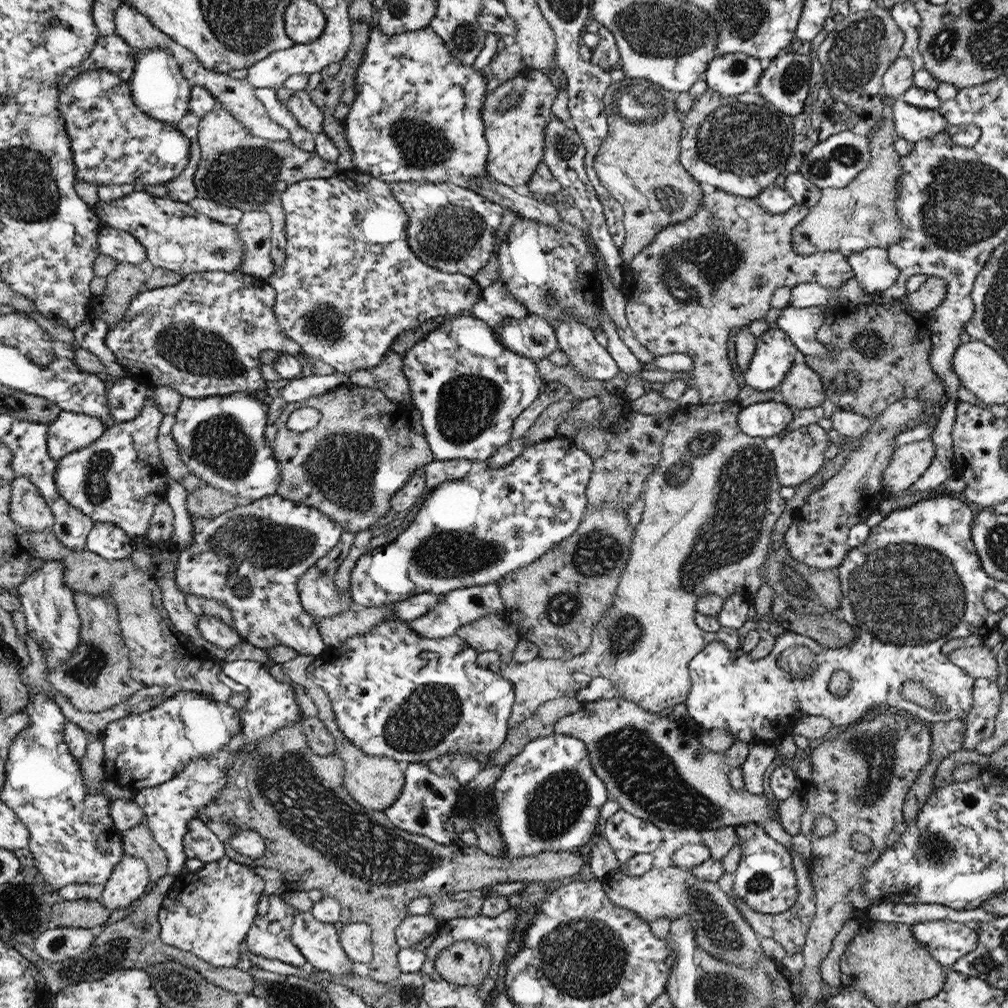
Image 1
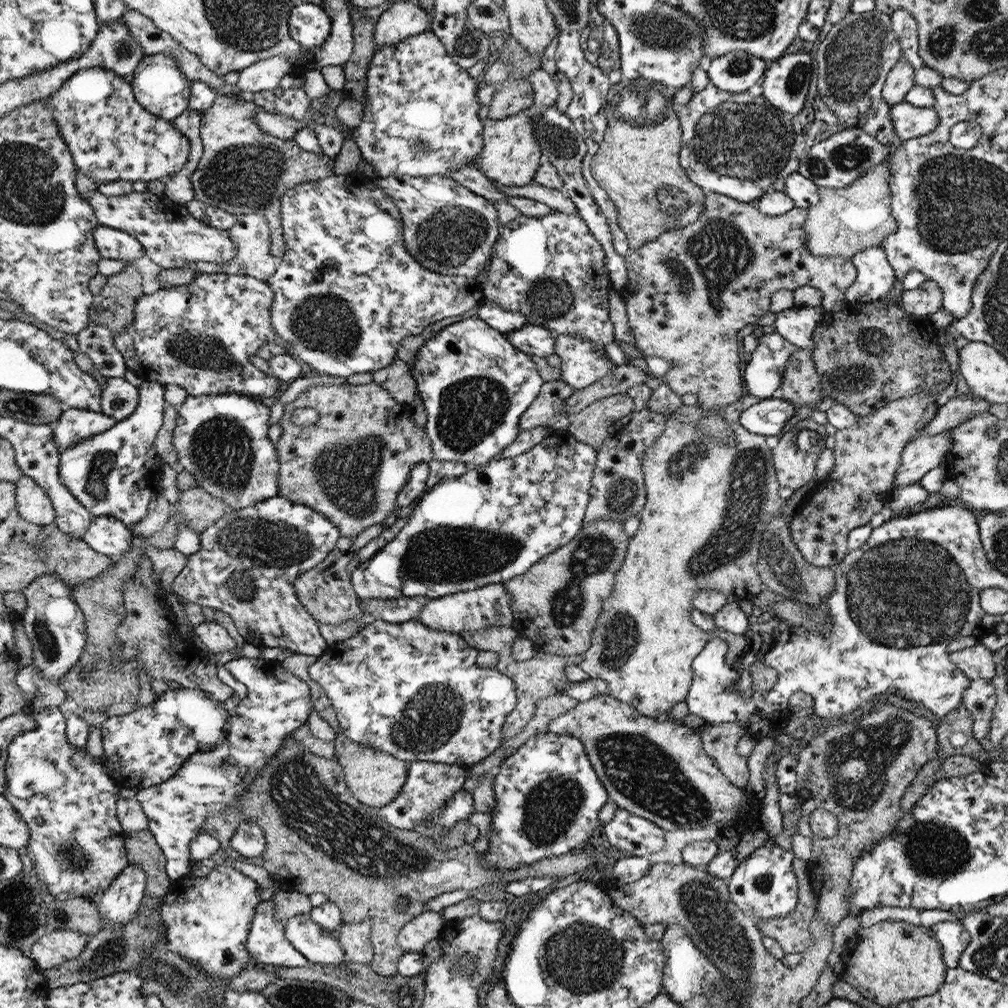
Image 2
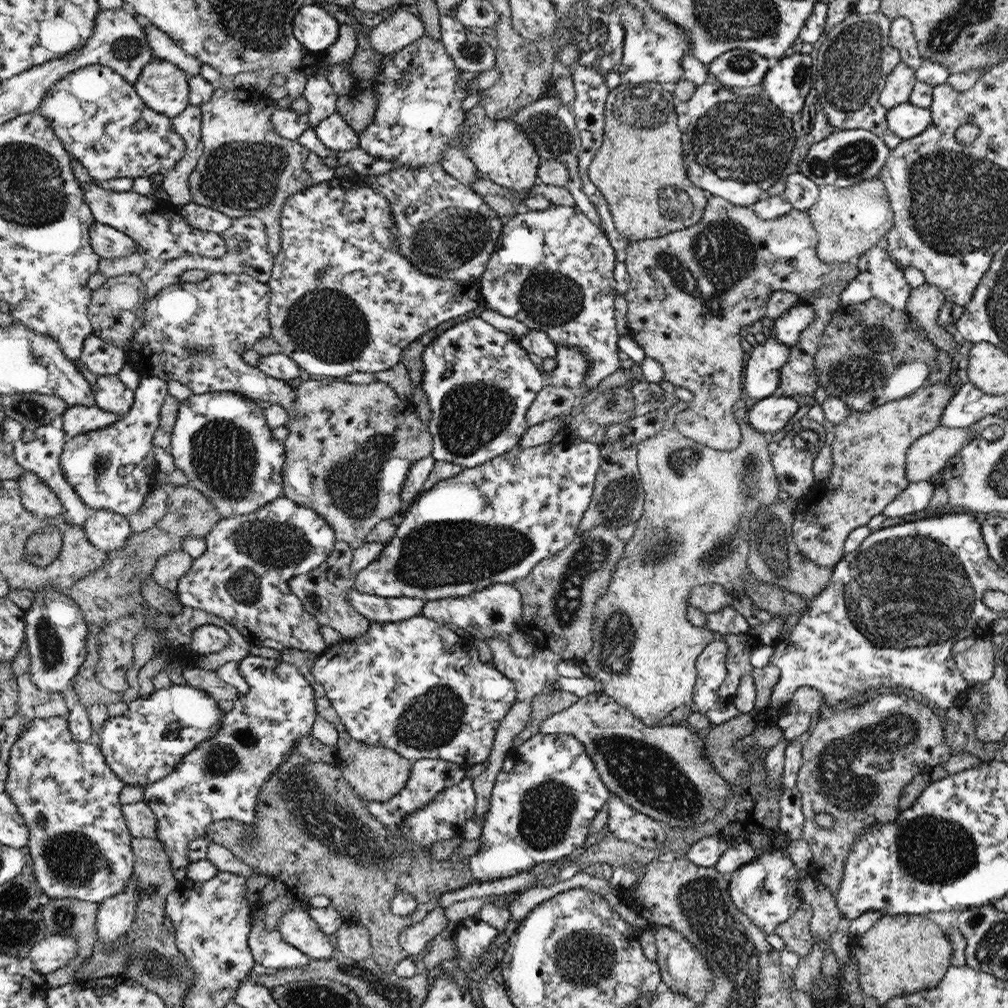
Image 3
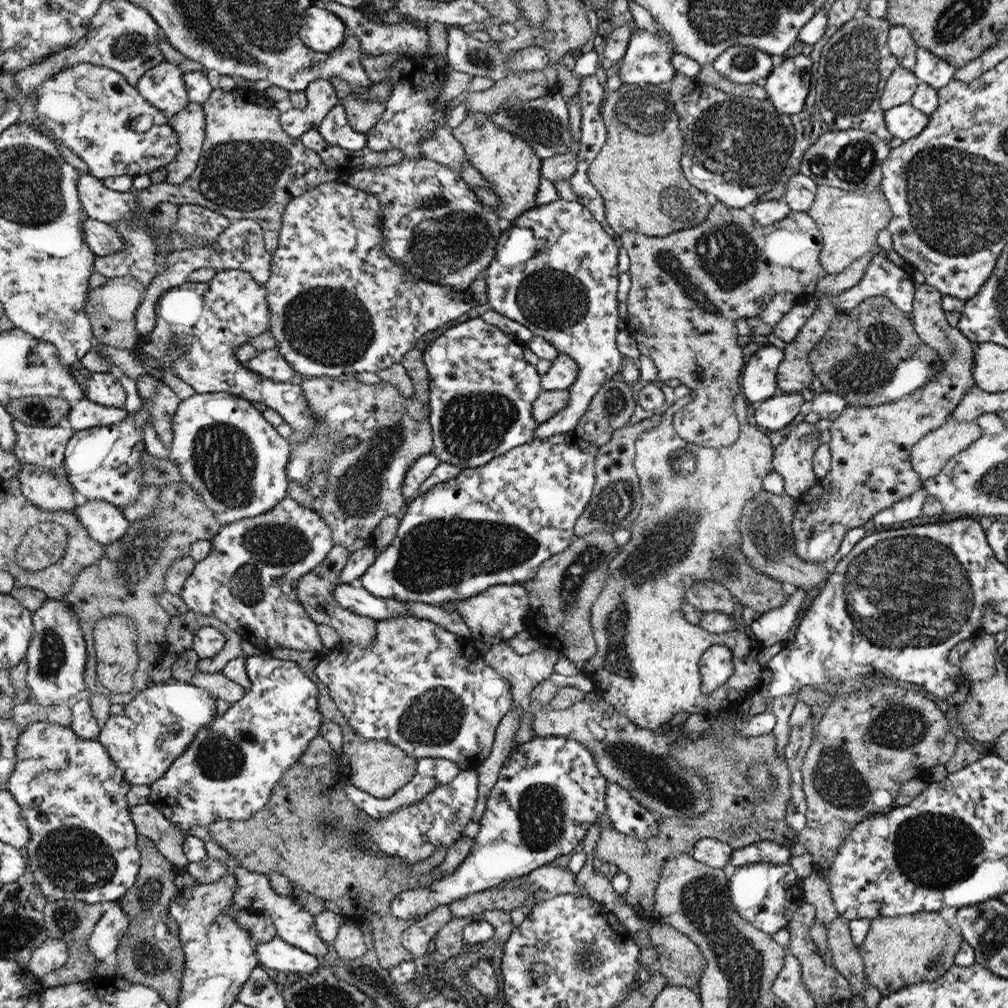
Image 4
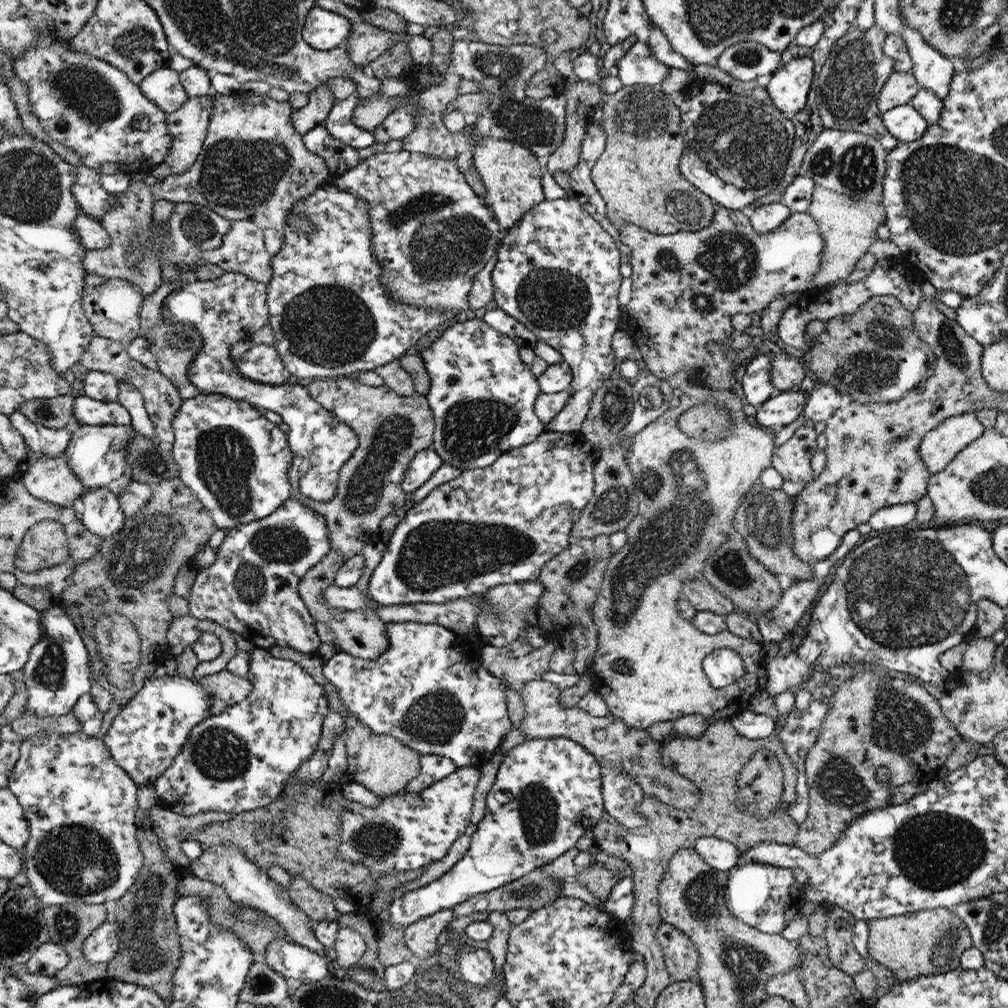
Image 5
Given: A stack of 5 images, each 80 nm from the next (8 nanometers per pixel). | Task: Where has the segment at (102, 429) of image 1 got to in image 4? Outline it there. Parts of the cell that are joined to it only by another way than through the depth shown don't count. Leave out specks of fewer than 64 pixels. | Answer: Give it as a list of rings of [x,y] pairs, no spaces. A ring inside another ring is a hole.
[[[86,398],[74,403],[69,420],[71,426],[76,431],[80,431],[98,426],[115,425],[128,416],[129,413],[125,409],[108,407]]]

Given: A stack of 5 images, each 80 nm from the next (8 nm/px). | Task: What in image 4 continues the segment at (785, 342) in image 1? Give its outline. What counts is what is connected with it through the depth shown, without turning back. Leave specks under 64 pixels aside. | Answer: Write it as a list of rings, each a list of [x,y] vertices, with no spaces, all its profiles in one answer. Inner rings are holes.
[[[767,344],[750,357],[743,375],[743,396],[754,406],[774,397],[779,387],[776,384],[777,369],[784,359],[784,351]]]

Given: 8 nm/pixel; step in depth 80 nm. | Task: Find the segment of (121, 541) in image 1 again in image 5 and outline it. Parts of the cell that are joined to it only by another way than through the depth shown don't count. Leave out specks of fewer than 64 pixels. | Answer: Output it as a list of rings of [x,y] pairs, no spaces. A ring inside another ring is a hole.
[[[92,489],[73,505],[84,524],[106,539],[121,532],[125,514],[116,494],[108,489]]]

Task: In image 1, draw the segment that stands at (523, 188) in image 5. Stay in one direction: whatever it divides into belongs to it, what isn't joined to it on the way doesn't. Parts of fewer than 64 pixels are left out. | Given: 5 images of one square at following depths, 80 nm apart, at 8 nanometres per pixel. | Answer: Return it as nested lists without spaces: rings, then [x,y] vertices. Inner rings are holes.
[[[528,69],[524,75],[518,75],[500,85],[487,96],[484,105],[484,122],[487,125],[487,143],[490,147],[487,171],[494,180],[512,187],[527,184],[534,176],[544,150],[544,130],[550,122],[550,108],[558,94],[546,73]],[[519,92],[519,103],[509,109],[499,109],[501,102],[511,94]]]

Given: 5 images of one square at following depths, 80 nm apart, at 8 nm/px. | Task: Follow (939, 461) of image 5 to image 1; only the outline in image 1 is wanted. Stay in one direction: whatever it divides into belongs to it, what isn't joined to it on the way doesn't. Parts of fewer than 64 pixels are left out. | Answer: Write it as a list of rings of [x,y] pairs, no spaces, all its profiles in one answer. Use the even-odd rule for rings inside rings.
[[[931,439],[895,447],[891,465],[884,470],[885,490],[896,494],[915,485],[930,468],[934,458],[935,443]]]

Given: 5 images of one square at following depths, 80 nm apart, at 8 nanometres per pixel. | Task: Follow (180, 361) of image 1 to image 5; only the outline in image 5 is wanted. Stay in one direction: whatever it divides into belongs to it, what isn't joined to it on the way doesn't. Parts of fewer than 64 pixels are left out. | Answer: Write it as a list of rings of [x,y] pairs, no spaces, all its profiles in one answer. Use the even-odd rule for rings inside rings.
[[[225,272],[222,276],[210,281],[194,279],[185,281],[182,287],[173,290],[164,298],[161,314],[173,322],[195,326],[198,334],[202,335],[202,339],[204,339],[204,346],[200,353],[196,353],[196,360],[190,362],[188,377],[190,377],[192,385],[204,390],[204,393],[222,394],[232,400],[248,402],[252,406],[262,407],[280,415],[283,422],[289,426],[287,441],[290,443],[291,451],[295,456],[306,457],[311,462],[310,471],[300,478],[299,489],[304,496],[308,496],[312,500],[328,502],[332,497],[335,497],[340,470],[344,468],[345,462],[359,445],[358,435],[347,424],[336,419],[334,413],[320,407],[320,404],[316,403],[316,400],[312,399],[308,393],[305,383],[301,385],[289,383],[270,385],[252,382],[238,374],[238,368],[230,357],[230,348],[234,344],[240,341],[251,341],[252,335],[268,322],[268,307],[266,306],[266,283],[260,284],[260,282],[256,282],[256,279],[239,272]]]

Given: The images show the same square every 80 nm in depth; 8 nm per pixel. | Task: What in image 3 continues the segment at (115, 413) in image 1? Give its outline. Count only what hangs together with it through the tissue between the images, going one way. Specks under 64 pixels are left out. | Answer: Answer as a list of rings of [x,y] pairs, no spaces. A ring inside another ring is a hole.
[[[117,375],[99,376],[94,390],[96,404],[108,412],[124,417],[134,403],[134,391],[124,385]]]

